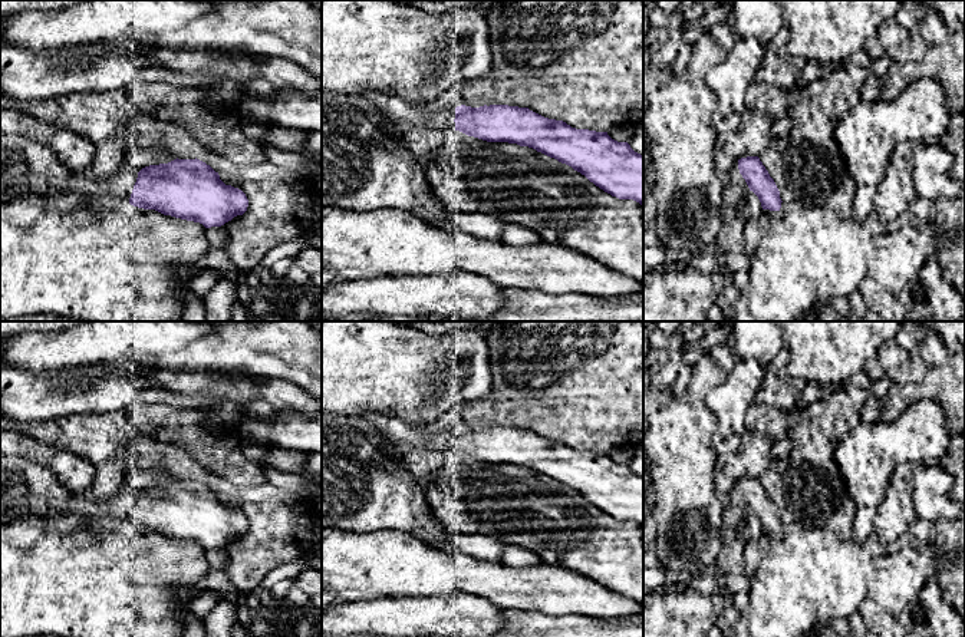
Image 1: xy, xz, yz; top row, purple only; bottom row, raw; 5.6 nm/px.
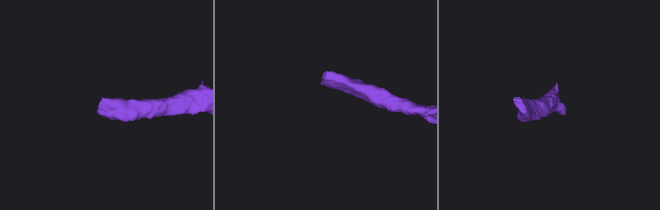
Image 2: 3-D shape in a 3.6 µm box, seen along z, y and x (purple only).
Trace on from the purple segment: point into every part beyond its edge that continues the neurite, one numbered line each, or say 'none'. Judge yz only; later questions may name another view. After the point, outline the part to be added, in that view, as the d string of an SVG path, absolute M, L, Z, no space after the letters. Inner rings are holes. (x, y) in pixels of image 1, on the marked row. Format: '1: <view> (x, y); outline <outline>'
none

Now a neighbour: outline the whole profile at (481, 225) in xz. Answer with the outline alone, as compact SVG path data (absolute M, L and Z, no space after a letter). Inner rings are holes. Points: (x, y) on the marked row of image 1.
M451 211L447 220L438 227L447 231L464 231L482 240L500 241L505 224L488 214Z

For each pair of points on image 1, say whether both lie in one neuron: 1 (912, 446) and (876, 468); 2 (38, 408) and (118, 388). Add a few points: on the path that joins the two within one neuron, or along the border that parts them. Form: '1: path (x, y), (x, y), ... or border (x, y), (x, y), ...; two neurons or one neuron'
1: path (903, 446), (898, 446), (885, 459); one neuron
2: path (58, 405), (98, 399); one neuron

